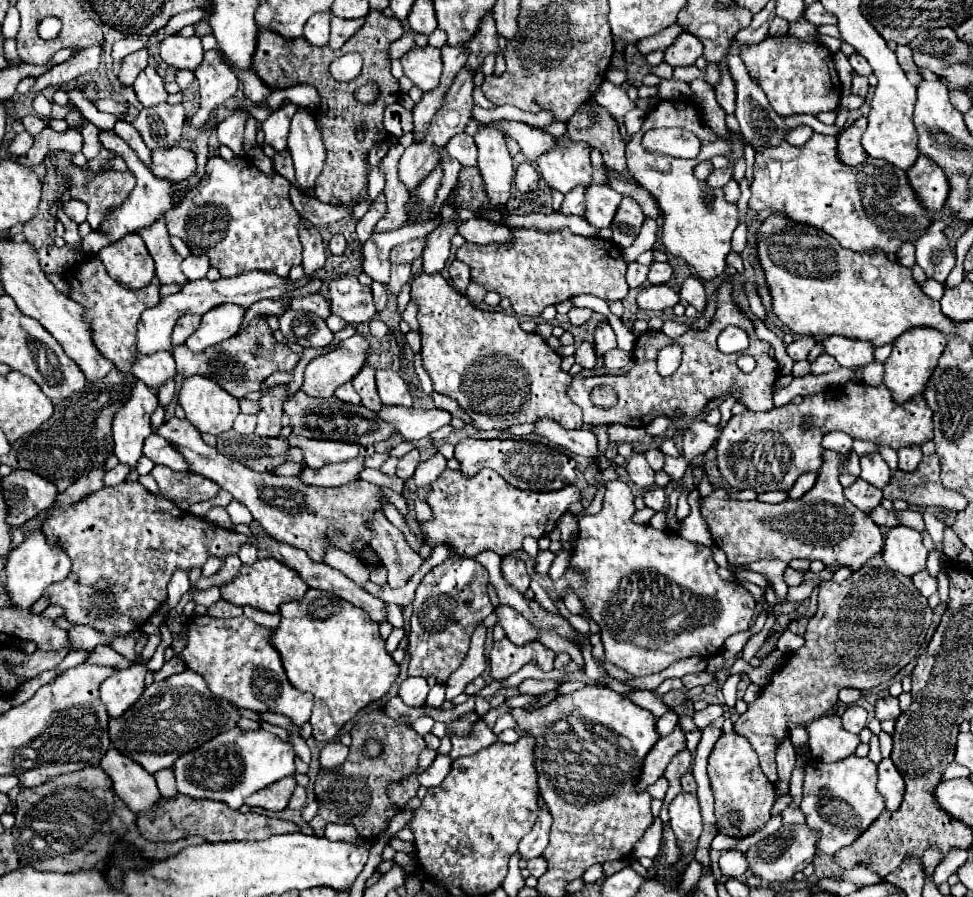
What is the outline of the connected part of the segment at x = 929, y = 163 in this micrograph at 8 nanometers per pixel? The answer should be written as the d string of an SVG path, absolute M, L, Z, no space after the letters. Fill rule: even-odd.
M920 155L916 163L908 169L908 179L914 191L920 195L920 201L928 209L942 209L948 193L950 193L950 181L946 173L926 155Z

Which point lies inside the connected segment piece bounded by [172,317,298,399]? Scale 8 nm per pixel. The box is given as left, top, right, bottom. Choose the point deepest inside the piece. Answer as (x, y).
(239, 365)

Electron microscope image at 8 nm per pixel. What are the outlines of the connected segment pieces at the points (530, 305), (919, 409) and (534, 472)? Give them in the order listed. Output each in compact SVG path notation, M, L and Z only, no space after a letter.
M516 227L512 245L466 243L456 251L456 259L470 267L474 283L510 299L518 317L538 317L544 307L558 305L576 295L594 295L608 301L624 299L628 293L622 249L614 241L580 237L568 229L540 233L536 229Z
M850 381L850 393L846 387L838 387L834 391L824 391L816 395L804 397L802 403L788 403L784 407L774 407L770 411L744 411L734 415L724 427L718 443L716 443L716 461L722 479L732 489L752 489L756 493L762 491L788 491L796 483L796 479L808 471L816 471L822 463L822 437L828 431L844 431L854 439L866 439L872 443L884 443L892 449L900 449L906 445L922 445L932 439L932 409L926 405L924 397L916 397L910 405L894 405L890 391L884 385L866 385L858 381Z
M462 439L456 445L454 453L456 461L460 463L460 471L464 477L474 477L480 469L488 467L502 475L506 483L514 485L516 489L530 489L530 491L556 491L564 485L574 483L576 465L574 459L558 449L552 449L544 443L532 441L480 441L480 439Z

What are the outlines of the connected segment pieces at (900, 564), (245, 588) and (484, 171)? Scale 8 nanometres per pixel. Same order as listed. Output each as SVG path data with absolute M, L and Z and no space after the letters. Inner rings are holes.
M896 525L884 541L884 563L900 575L912 577L926 567L928 549L922 545L922 535L910 527Z
M264 557L264 559L258 559L250 567L242 565L240 575L232 583L220 587L220 591L222 591L222 599L226 599L234 605L252 605L266 613L278 613L278 607L282 603L300 601L304 597L304 593L308 591L308 585L302 581L302 577L298 573L294 573L294 569L290 569L282 561L276 561L274 557Z
M480 125L474 141L478 145L478 169L486 185L486 197L492 207L504 207L510 199L510 183L514 177L504 135L490 125Z

